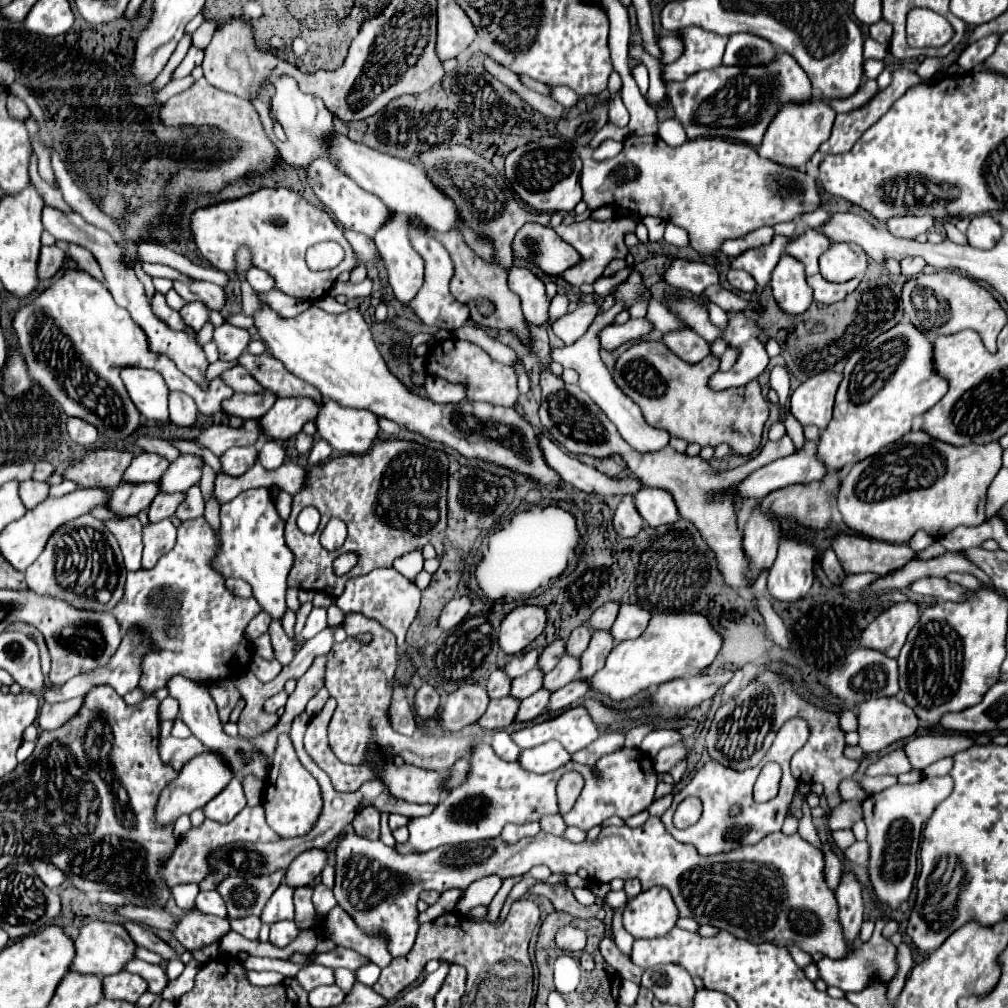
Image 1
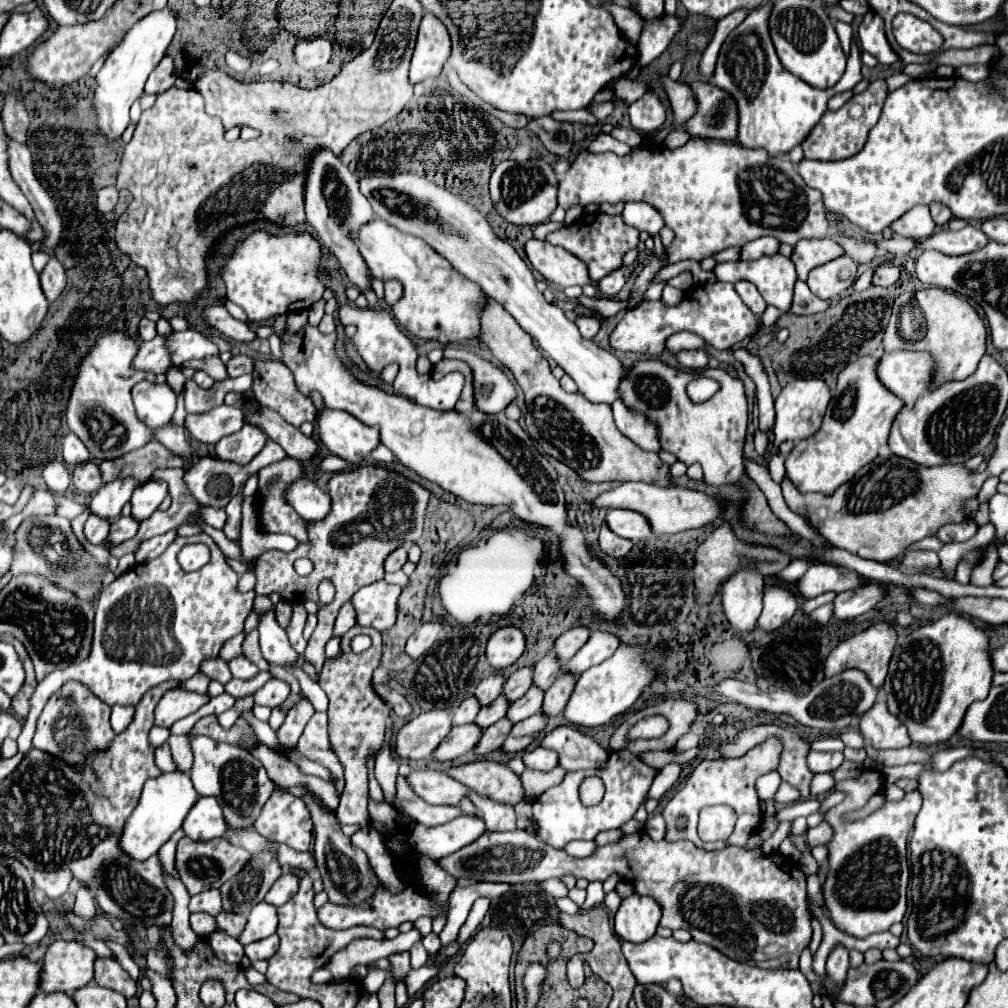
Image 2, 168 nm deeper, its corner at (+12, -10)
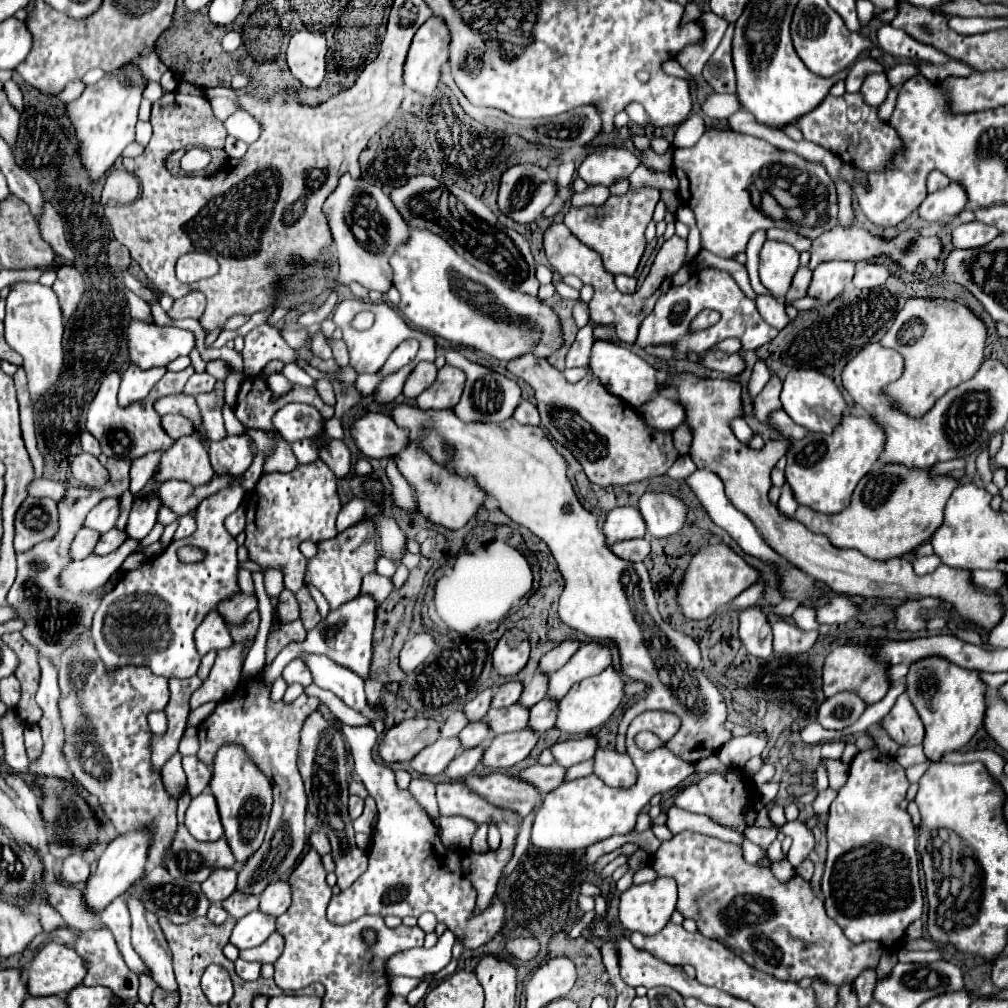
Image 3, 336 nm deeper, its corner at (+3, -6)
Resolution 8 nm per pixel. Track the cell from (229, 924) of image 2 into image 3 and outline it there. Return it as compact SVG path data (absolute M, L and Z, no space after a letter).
M234 891L228 899L222 901L222 907L228 911L228 915L232 915L234 919L240 919L242 915L248 915L250 911L258 909L258 897Z

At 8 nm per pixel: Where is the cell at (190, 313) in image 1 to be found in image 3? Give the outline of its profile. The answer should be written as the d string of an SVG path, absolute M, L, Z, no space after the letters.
M130 365L120 377L120 391L118 391L120 407L128 407L128 403L142 401L150 393L150 389L162 379L164 373L166 373L164 367L142 371L140 367Z

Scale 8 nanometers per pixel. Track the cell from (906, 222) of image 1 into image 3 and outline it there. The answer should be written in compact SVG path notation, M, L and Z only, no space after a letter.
M950 183L944 189L938 189L934 193L930 193L922 205L920 205L920 217L924 221L936 223L942 221L946 217L954 217L958 215L968 203L966 191L964 187L960 187L958 183Z

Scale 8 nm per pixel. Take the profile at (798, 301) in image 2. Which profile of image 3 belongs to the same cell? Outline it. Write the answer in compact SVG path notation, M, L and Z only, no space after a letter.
M800 267L800 269L796 271L796 275L794 275L794 279L792 279L792 285L790 285L790 289L788 289L786 299L788 299L788 301L794 301L794 299L806 297L806 289L808 289L810 281L812 281L812 271L810 271L808 267Z

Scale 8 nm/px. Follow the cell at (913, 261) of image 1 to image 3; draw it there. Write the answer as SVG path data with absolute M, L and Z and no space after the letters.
M866 263L866 265L856 269L856 275L854 275L852 283L854 283L856 289L874 289L880 283L884 283L888 277L890 277L890 271L886 267Z

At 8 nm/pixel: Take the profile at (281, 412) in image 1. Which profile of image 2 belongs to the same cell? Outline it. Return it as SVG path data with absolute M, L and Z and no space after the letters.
M245 423L245 427L233 435L223 437L217 443L217 457L235 461L239 465L247 465L257 453L263 451L267 445L267 433L251 423Z

